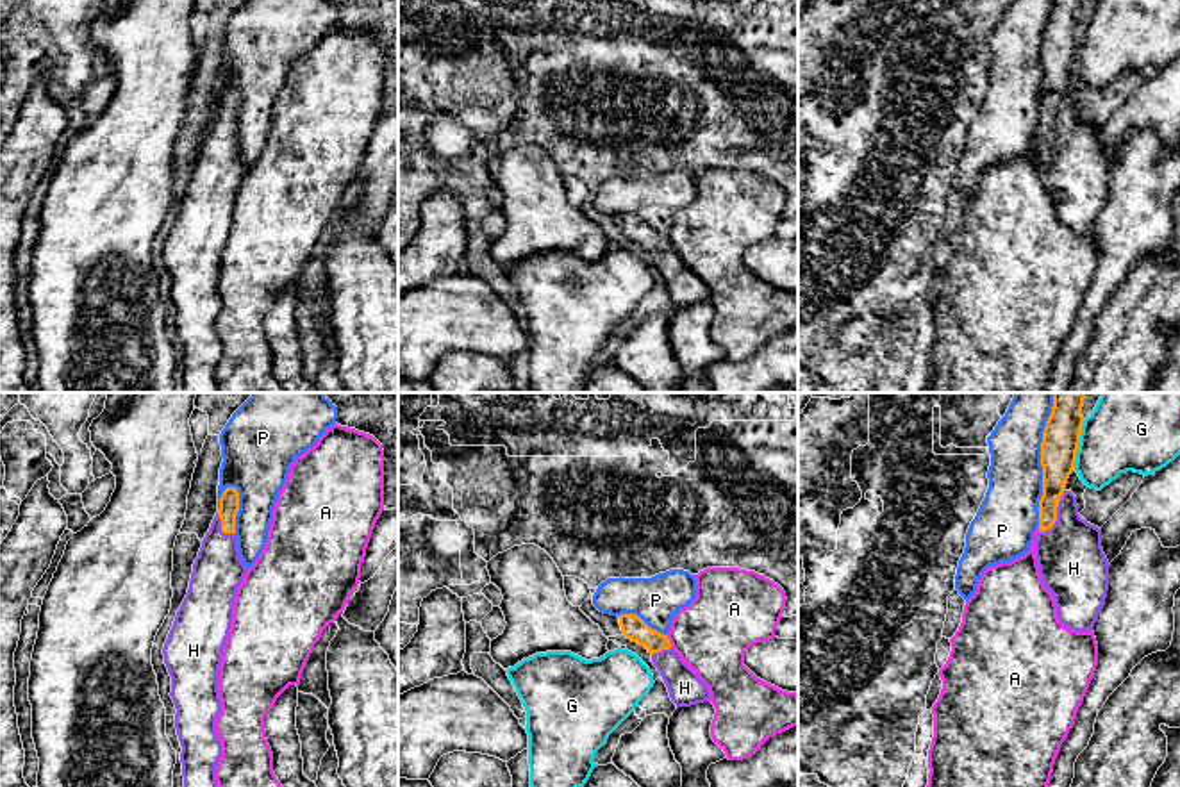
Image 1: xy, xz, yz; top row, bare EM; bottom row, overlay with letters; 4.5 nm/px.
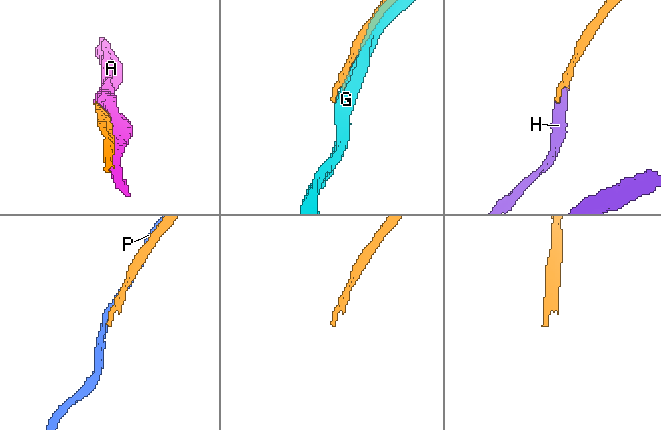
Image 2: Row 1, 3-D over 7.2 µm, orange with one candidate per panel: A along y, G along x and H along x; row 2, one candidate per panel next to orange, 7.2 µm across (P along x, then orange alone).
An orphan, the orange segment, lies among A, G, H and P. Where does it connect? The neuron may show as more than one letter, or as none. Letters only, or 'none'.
H

